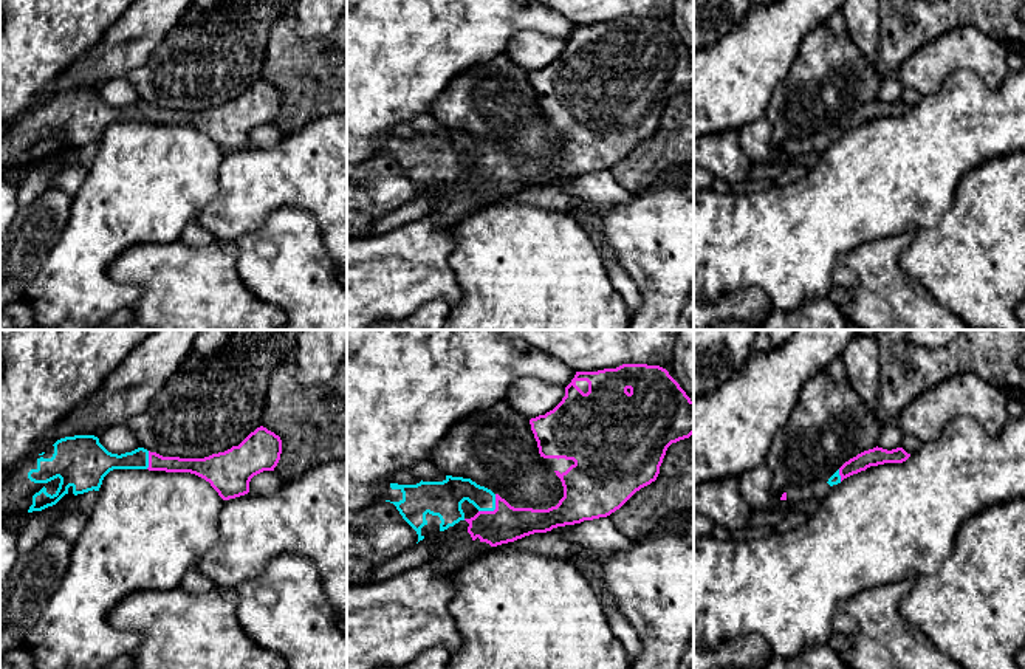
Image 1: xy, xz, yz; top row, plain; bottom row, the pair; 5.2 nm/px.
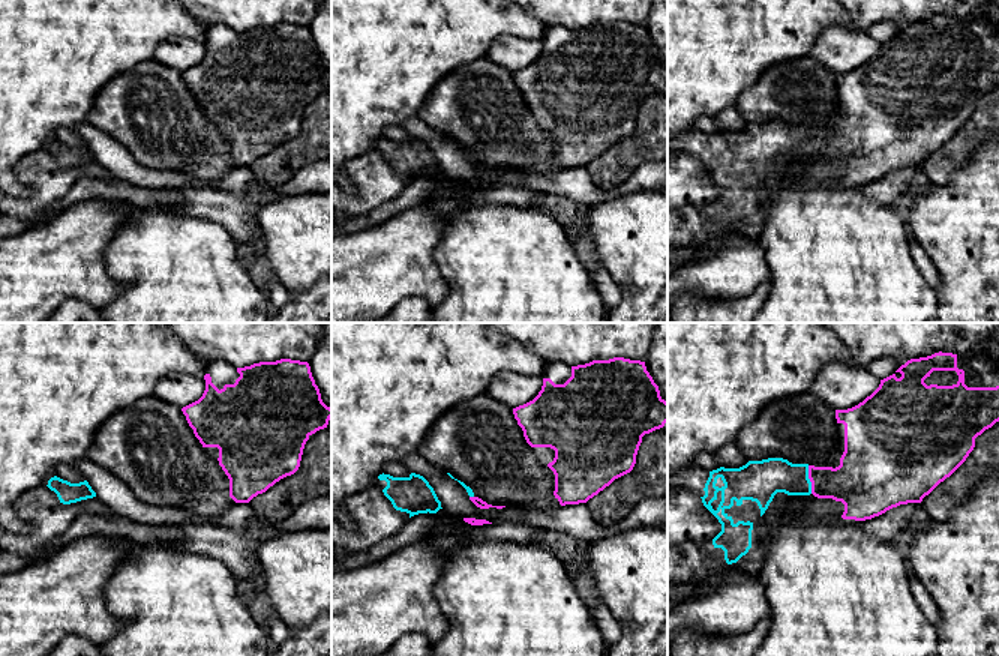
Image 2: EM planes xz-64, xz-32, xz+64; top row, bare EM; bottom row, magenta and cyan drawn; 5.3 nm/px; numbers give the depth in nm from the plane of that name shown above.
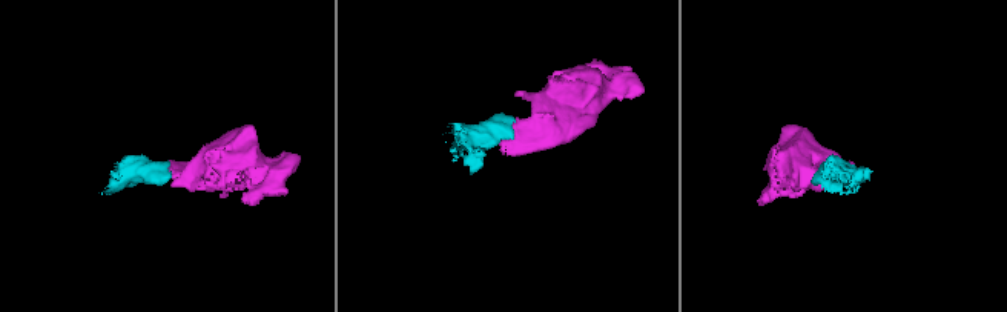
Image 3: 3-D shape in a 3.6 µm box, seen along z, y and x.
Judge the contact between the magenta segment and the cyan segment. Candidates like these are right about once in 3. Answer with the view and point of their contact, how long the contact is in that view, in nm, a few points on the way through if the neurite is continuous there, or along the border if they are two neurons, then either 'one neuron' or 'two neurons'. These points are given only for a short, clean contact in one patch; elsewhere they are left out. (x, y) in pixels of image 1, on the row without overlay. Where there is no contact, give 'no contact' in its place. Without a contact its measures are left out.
contact xz (494, 163); length 130 nm; way xz (505, 177), (494, 163), (476, 147), (449, 147); one neuron

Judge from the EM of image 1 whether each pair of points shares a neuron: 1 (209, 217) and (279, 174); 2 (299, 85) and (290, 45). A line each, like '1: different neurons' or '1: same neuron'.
1: same neuron
2: same neuron

